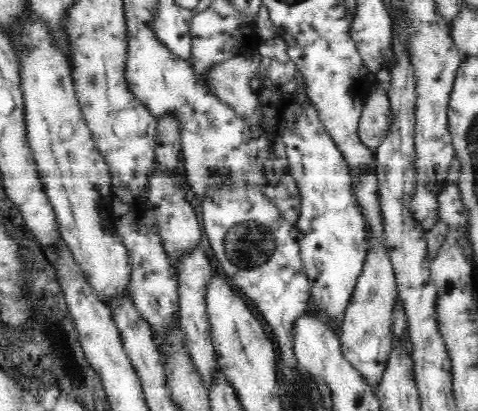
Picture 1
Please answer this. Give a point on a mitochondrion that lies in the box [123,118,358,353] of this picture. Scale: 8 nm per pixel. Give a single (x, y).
(249, 244)

